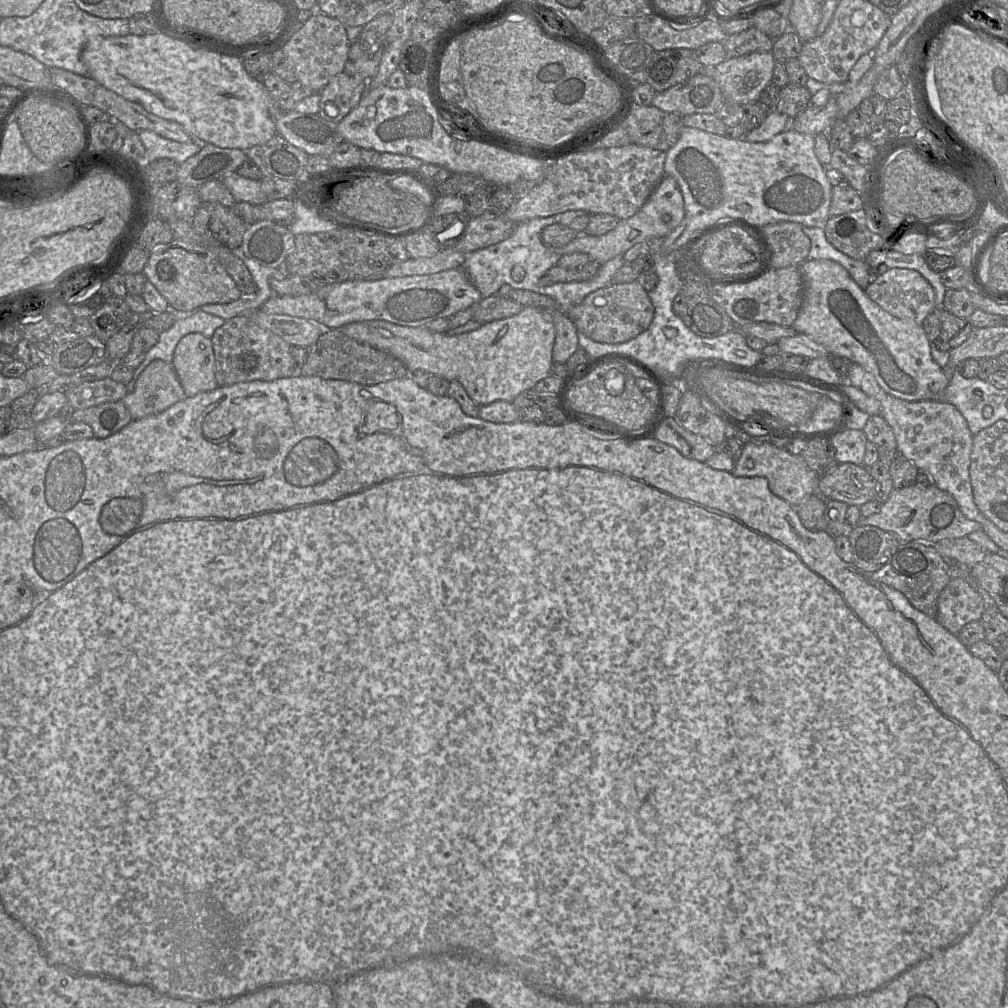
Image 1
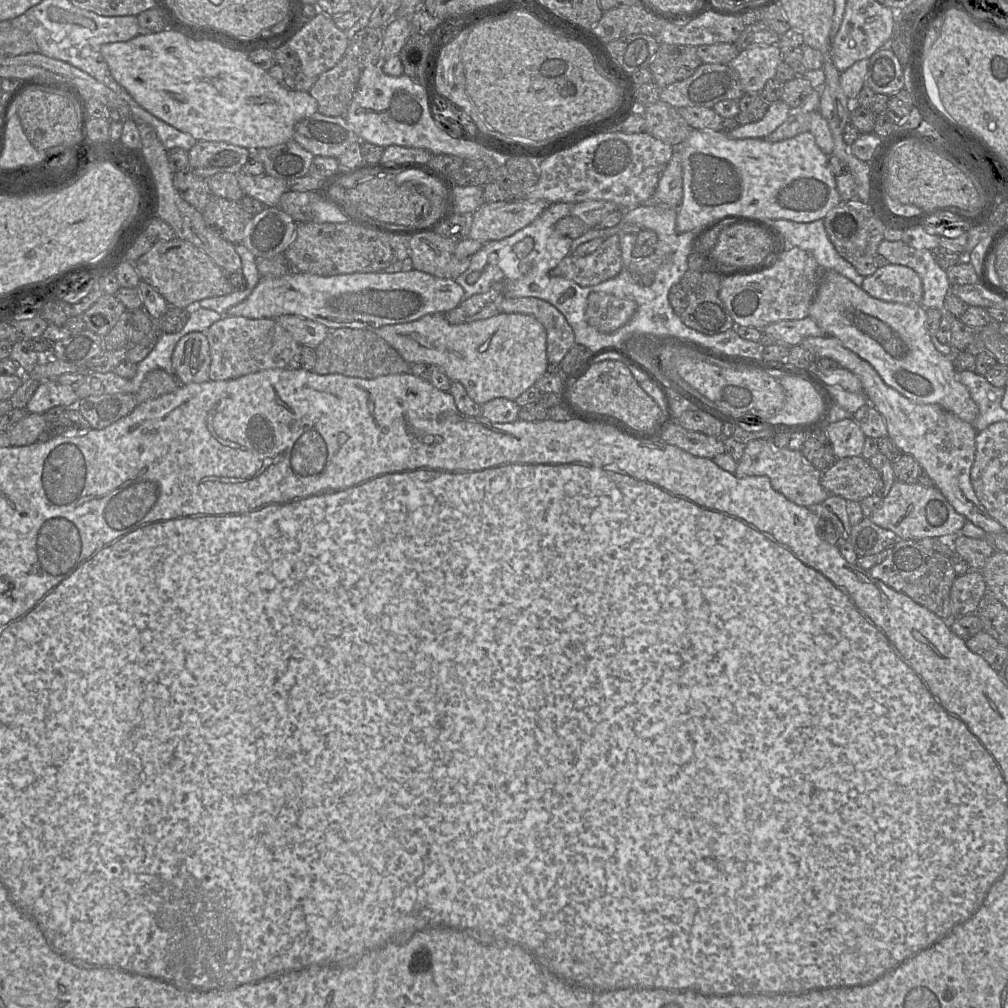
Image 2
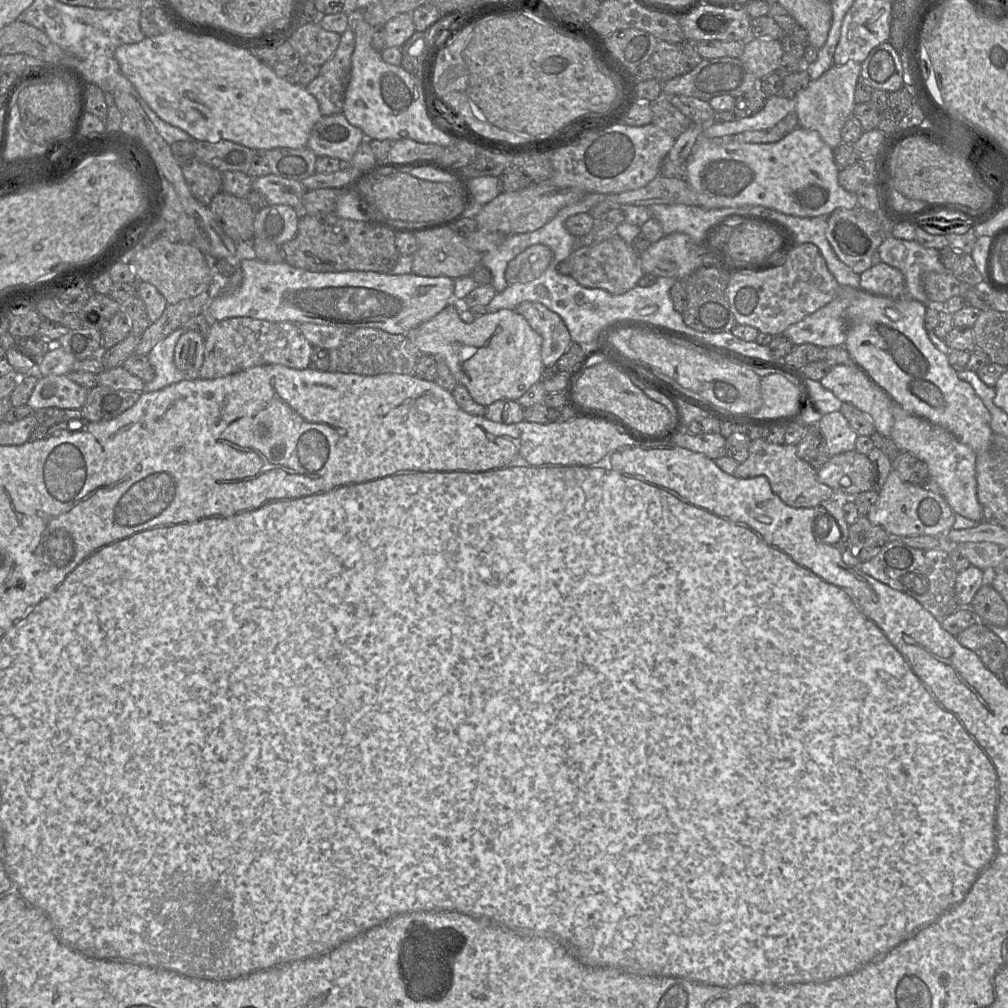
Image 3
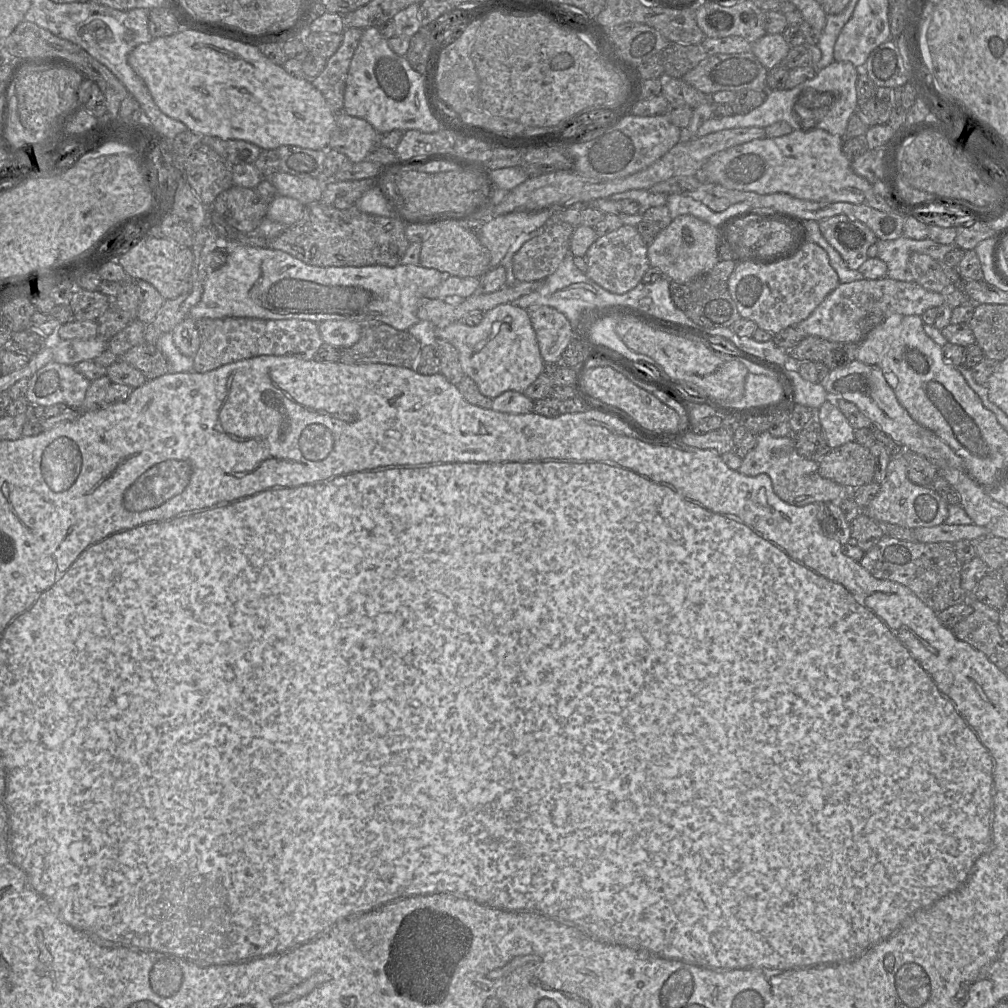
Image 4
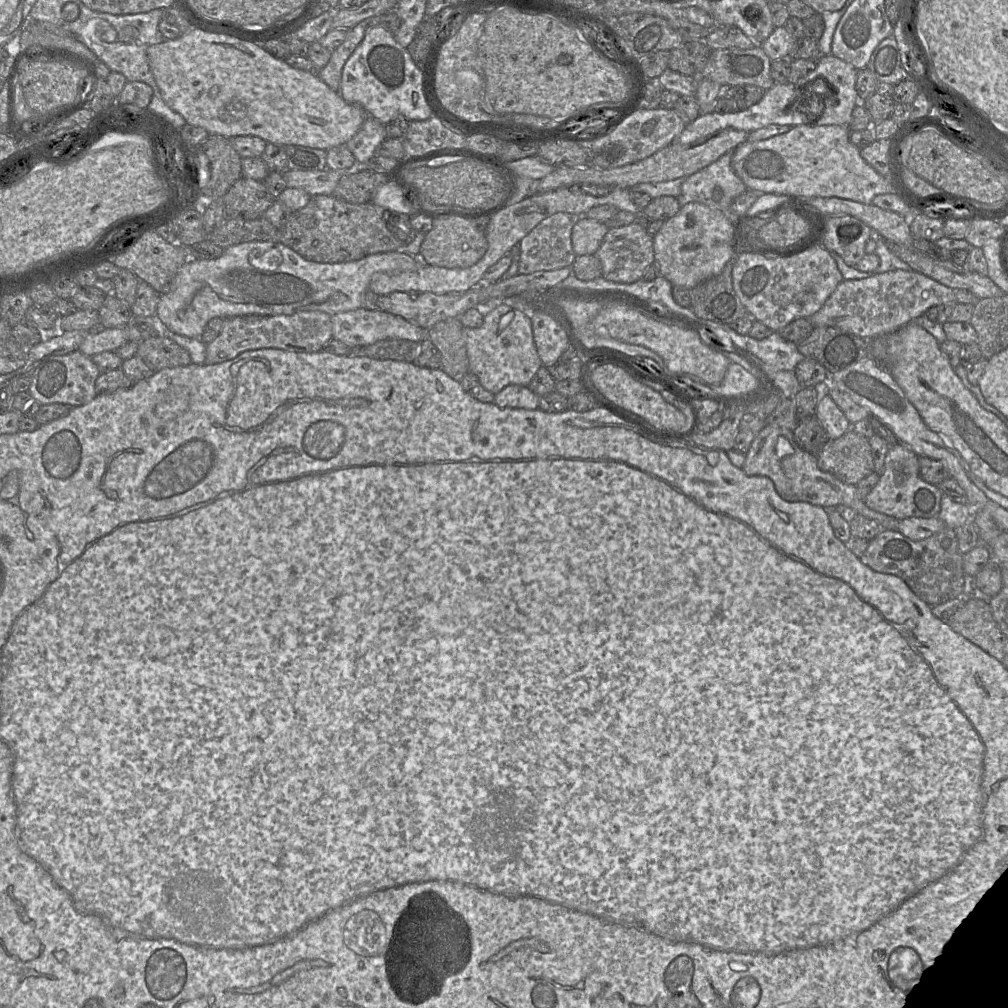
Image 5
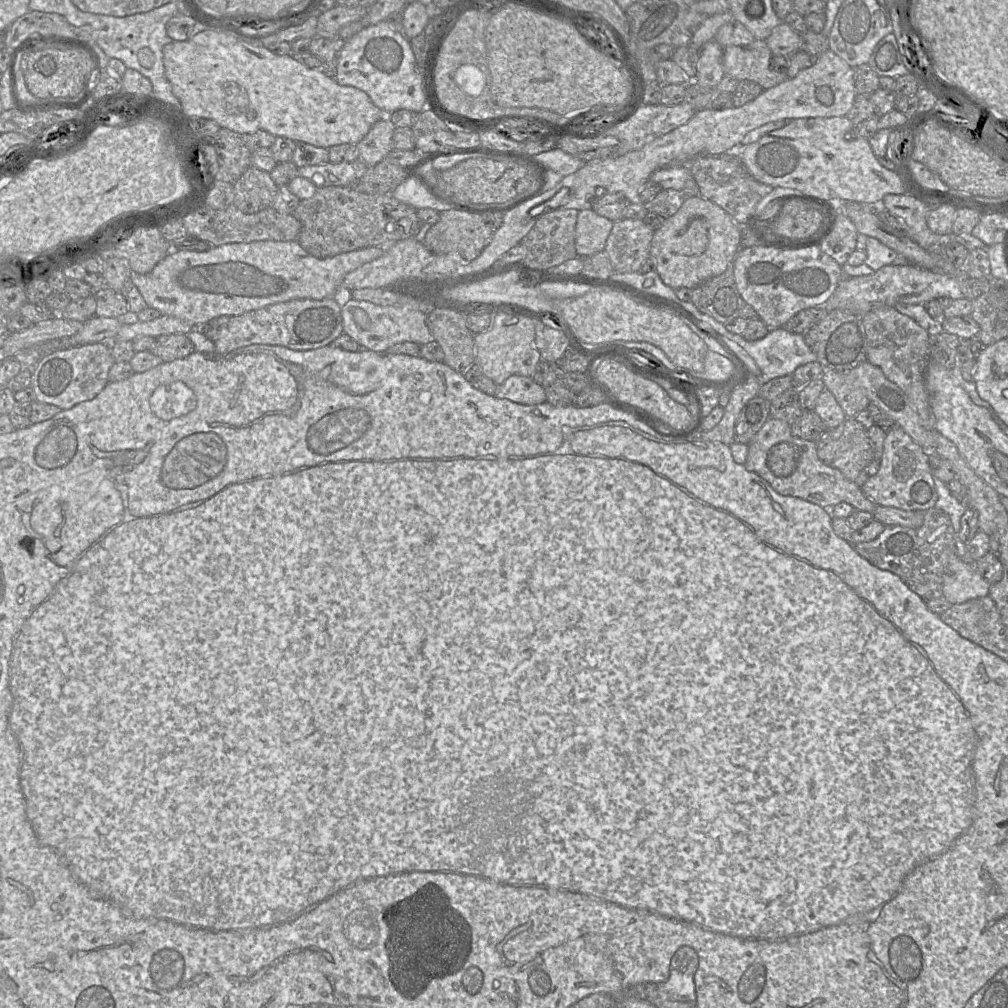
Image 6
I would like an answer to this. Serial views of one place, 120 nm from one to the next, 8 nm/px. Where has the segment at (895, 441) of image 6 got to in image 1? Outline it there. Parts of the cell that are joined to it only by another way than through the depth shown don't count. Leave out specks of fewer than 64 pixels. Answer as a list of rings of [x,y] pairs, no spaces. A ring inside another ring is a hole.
[[[934,484],[894,488],[879,512],[861,518],[858,525],[876,526],[892,533],[900,542],[937,543],[946,539],[966,537],[974,531],[982,530],[978,522],[964,516],[949,493]]]

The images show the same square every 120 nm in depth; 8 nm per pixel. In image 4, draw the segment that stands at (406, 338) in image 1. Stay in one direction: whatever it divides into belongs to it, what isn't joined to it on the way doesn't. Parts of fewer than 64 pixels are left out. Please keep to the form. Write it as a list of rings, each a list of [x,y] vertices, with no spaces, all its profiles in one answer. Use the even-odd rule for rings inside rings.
[[[515,303],[500,304],[484,312],[482,321],[476,326],[457,321],[441,328],[429,328],[430,335],[450,342],[458,350],[465,375],[472,378],[480,392],[491,399],[506,391],[524,392],[543,372],[545,362],[541,356],[529,310]]]

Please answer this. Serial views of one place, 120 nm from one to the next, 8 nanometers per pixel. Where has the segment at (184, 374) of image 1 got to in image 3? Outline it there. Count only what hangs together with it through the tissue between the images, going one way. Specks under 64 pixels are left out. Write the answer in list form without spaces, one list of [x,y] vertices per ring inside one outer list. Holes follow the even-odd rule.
[[[194,330],[181,335],[174,350],[174,364],[187,378],[199,377],[204,361],[205,338]]]

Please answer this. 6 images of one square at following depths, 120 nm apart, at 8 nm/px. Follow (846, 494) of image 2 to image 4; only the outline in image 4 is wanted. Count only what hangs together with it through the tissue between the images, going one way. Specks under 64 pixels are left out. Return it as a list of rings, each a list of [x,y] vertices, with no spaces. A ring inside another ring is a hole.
[[[855,440],[831,449],[819,462],[819,473],[849,491],[874,480],[875,461],[870,449]]]

